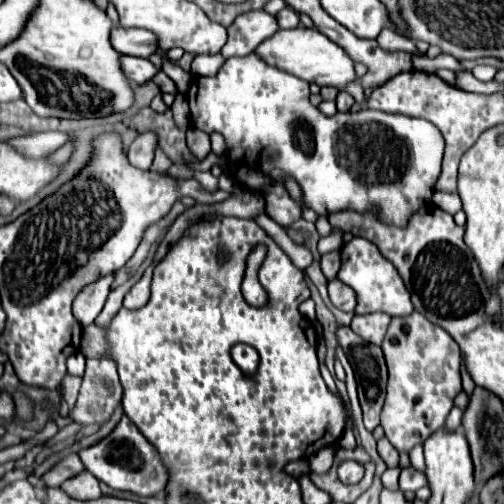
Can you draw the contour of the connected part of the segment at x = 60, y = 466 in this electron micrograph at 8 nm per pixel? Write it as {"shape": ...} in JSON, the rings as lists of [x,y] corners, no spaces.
{"shape":[[[68,454],[68,456],[64,456],[58,464],[54,464],[54,466],[42,476],[42,480],[44,480],[48,486],[60,486],[64,480],[72,478],[74,474],[78,474],[78,472],[82,472],[82,470],[84,470],[84,466],[82,466],[78,454]]]}

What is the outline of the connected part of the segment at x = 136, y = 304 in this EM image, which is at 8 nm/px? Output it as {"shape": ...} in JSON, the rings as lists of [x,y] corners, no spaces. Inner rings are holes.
{"shape":[[[152,266],[146,268],[142,280],[138,284],[134,284],[134,288],[126,294],[126,300],[124,300],[124,308],[128,310],[136,310],[136,308],[142,308],[148,298],[150,298],[150,276],[152,276]]]}

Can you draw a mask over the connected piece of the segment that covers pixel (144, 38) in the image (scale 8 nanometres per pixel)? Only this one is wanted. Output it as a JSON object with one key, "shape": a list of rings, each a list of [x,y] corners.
{"shape":[[[112,28],[110,42],[116,52],[128,54],[128,56],[140,56],[148,58],[158,50],[158,44],[154,40],[152,32],[142,32],[138,28]]]}

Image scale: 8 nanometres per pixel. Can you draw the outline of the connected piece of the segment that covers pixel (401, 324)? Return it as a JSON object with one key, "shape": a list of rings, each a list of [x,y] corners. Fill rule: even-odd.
{"shape":[[[412,312],[410,316],[394,316],[390,320],[382,350],[388,366],[388,384],[380,424],[396,450],[410,452],[414,444],[424,442],[444,426],[454,398],[462,390],[460,348],[444,328],[432,324],[420,312]]]}

